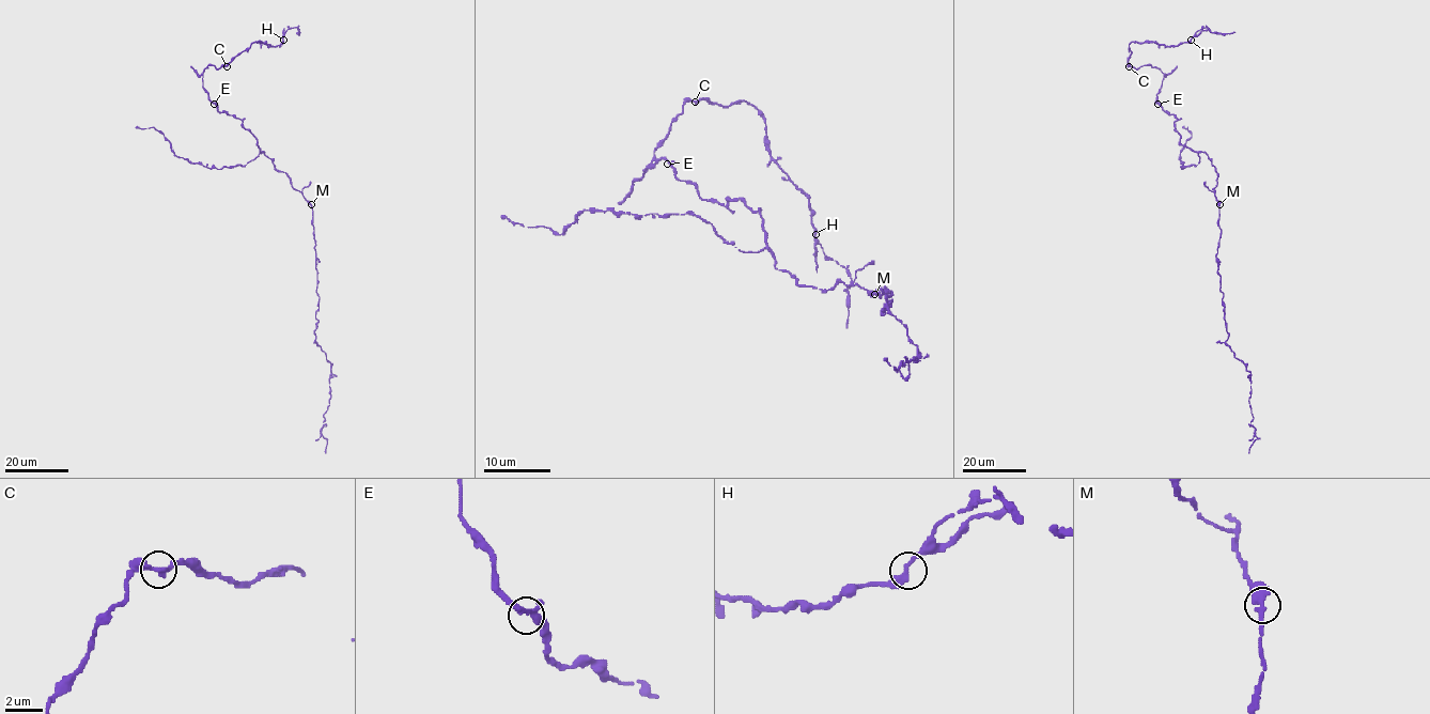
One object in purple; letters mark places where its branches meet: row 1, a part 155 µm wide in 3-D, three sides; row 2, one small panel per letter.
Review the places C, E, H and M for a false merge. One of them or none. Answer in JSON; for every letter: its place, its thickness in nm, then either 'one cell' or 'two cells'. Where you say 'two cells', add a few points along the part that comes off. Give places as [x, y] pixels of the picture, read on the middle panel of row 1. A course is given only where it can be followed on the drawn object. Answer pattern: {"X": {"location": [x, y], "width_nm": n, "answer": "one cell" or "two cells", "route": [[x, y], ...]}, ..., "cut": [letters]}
{"C": {"location": [695, 102], "width_nm": 320, "answer": "one cell"}, "E": {"location": [667, 164], "width_nm": 320, "answer": "one cell"}, "H": {"location": [815, 234], "width_nm": 320, "answer": "one cell"}, "M": {"location": [874, 294], "width_nm": 320, "answer": "one cell"}, "cut": []}

